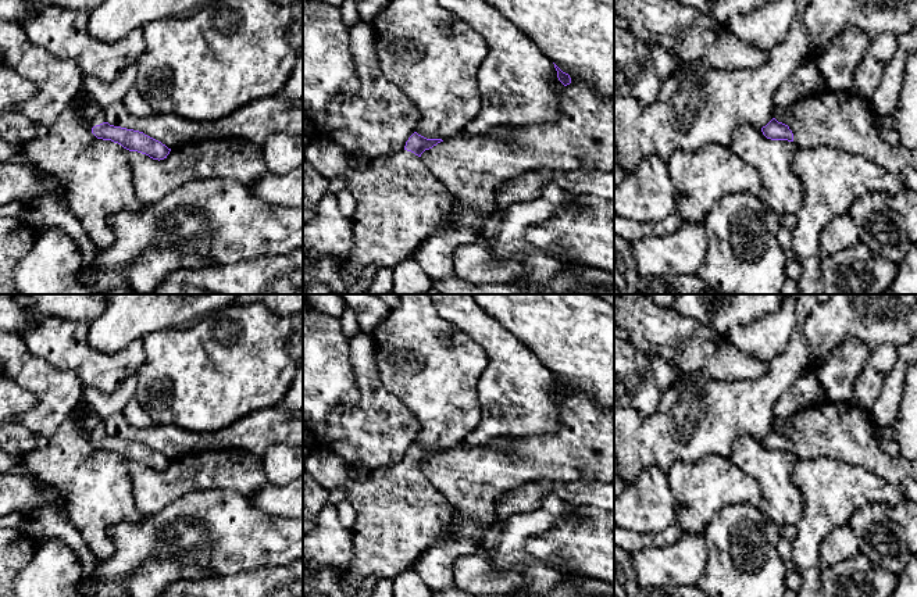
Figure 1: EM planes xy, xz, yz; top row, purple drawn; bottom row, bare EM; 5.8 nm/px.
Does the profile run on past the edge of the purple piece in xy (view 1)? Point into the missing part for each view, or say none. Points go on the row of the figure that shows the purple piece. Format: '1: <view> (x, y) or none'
1: xy (91, 111)

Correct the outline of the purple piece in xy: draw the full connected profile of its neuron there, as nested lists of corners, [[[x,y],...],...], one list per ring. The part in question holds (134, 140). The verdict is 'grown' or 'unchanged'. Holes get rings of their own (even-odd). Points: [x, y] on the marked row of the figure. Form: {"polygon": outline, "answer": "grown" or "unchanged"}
{"polygon": [[[86,100],[78,108],[78,114],[90,124],[92,133],[97,139],[111,140],[129,151],[138,151],[158,161],[167,158],[171,151],[165,144],[143,132],[110,125],[104,118],[104,108],[93,100]]], "answer": "grown"}

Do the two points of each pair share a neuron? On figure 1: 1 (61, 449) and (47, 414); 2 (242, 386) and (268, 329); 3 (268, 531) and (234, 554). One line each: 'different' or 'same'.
1: different
2: same
3: same

